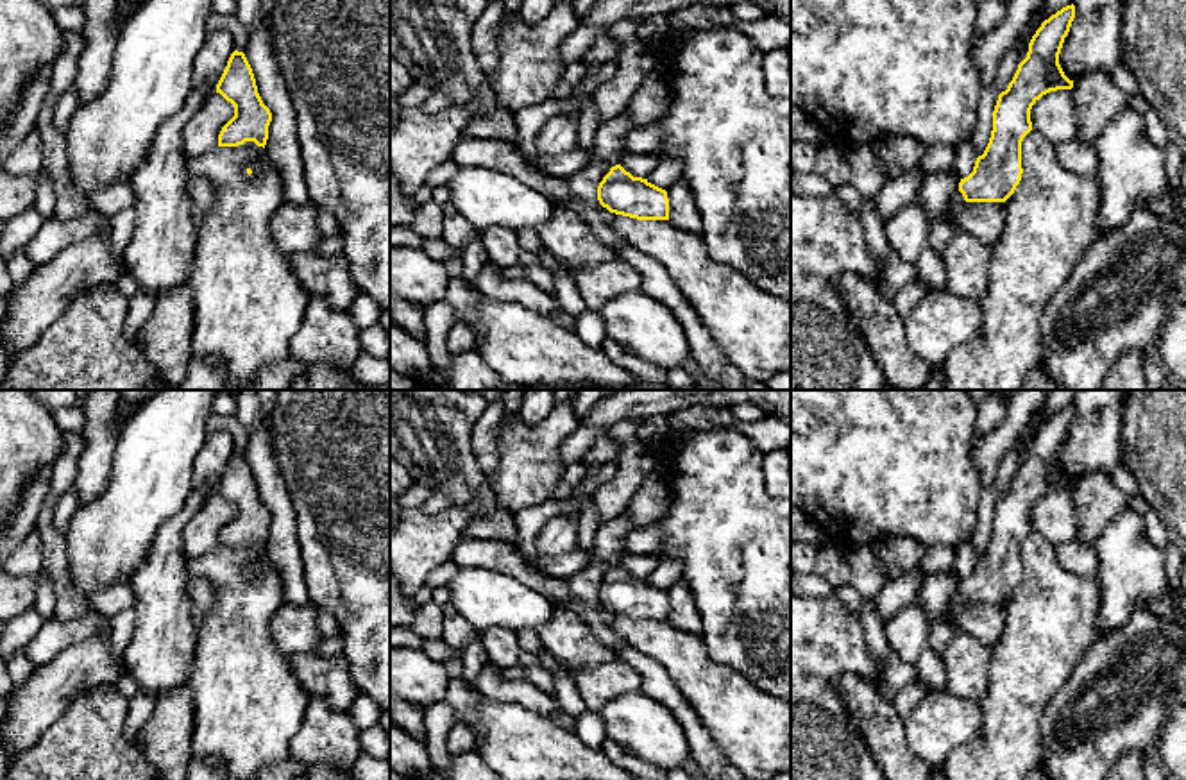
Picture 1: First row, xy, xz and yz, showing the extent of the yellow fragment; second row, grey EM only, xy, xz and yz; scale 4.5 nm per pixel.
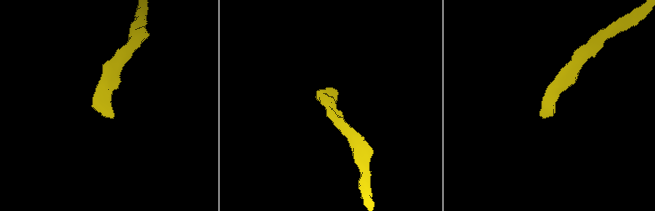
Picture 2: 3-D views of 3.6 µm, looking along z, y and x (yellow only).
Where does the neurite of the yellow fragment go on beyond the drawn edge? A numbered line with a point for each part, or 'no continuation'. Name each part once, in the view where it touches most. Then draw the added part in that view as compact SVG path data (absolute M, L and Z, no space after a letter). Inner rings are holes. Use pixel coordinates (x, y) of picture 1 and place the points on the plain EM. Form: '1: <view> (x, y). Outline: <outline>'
1: yz (957, 603). Outline: M959 590L952 596L952 599L950 599L950 603L948 603L943 617L950 623L950 626L952 626L953 630L955 630L953 619L955 619L968 605L970 605L970 603L964 601L964 598L962 598L962 594L961 594ZM955 630L955 632L957 632L957 630Z

